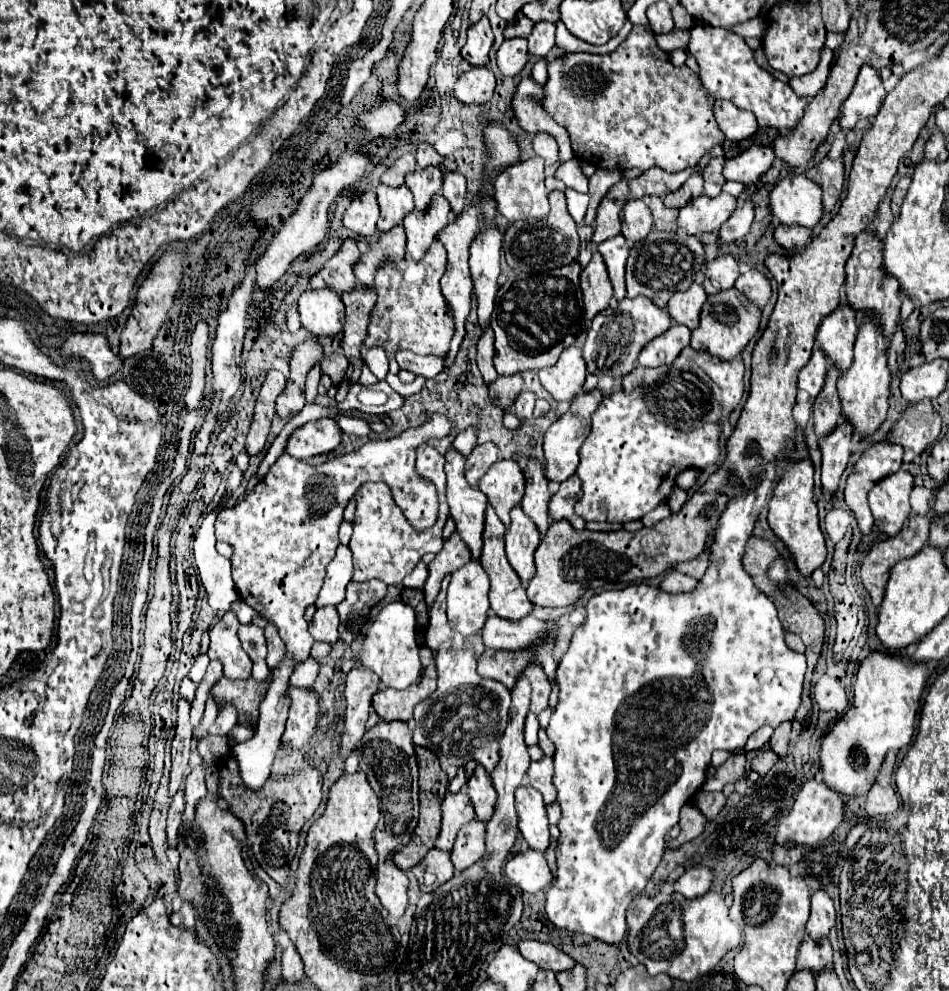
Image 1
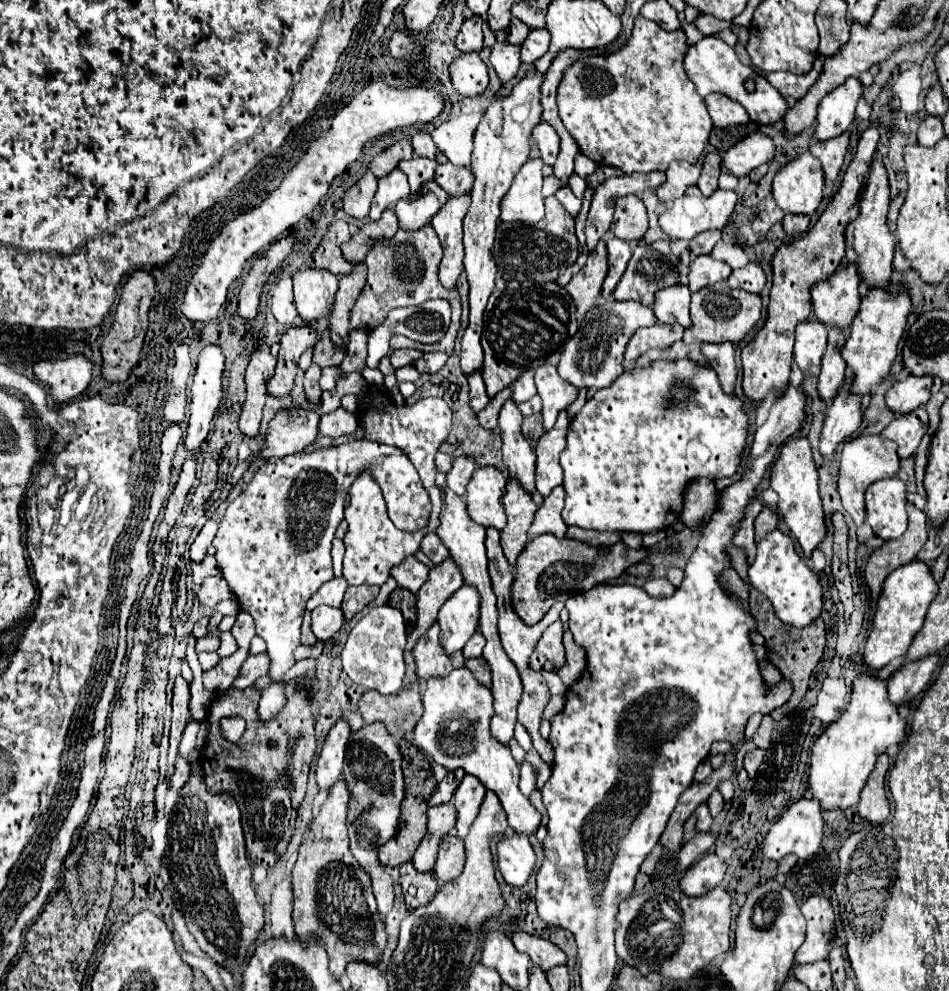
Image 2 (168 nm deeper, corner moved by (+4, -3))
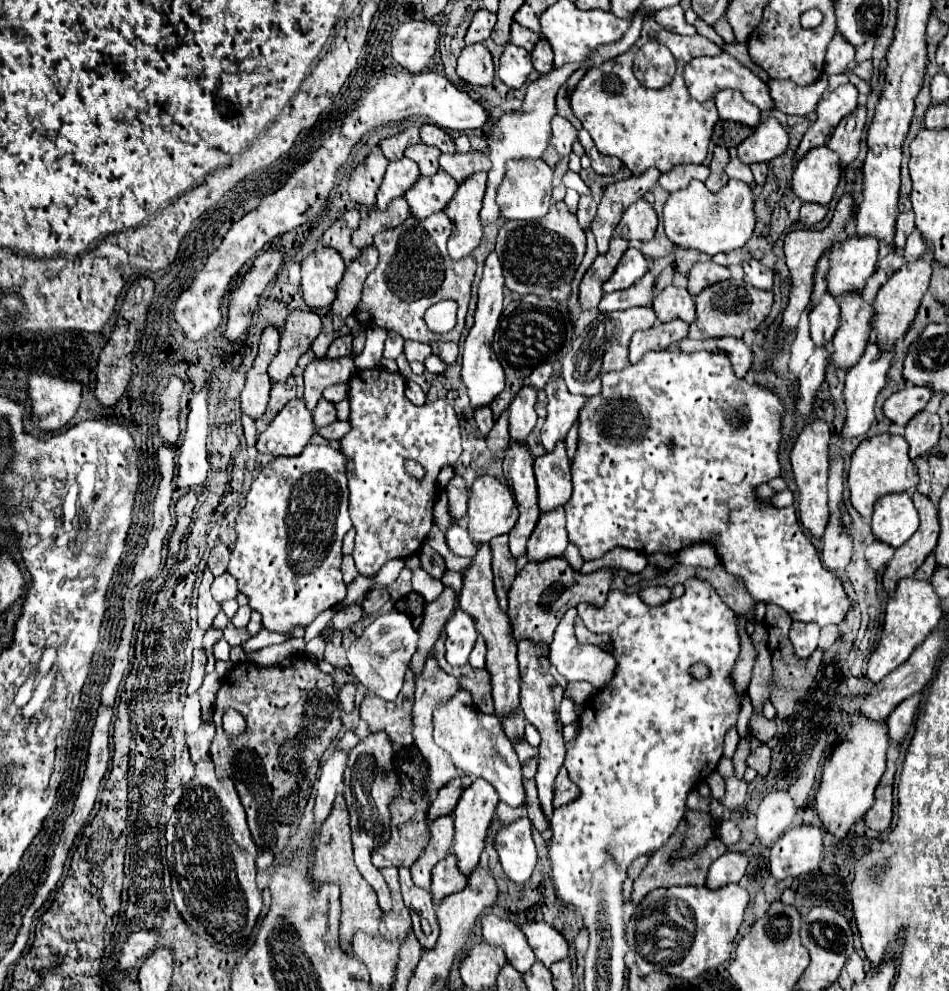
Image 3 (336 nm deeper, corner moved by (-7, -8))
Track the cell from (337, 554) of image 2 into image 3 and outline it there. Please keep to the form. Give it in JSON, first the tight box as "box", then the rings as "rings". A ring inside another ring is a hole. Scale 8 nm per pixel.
{"box":[341,556,359,584],"rings":[[[343,556],[343,566],[341,566],[341,570],[343,570],[343,578],[345,578],[347,584],[349,584],[357,574],[359,574],[357,568],[355,568],[353,556]]]}

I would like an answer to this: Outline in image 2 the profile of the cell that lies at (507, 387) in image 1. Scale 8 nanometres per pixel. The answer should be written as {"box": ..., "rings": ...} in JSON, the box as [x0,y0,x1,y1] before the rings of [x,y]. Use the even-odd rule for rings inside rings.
{"box":[478,389,512,429],"rings":[[[504,389],[504,391],[500,391],[494,399],[490,399],[490,403],[486,405],[486,409],[478,413],[478,423],[480,423],[480,427],[484,427],[484,429],[494,429],[494,427],[496,427],[500,407],[502,407],[502,403],[504,403],[510,395],[512,395],[512,391],[510,391],[510,389]]]}

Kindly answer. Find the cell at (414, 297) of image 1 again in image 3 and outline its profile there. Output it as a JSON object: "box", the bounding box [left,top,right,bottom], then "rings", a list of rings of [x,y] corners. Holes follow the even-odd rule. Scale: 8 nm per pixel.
{"box":[355,212,475,344],"rings":[[[445,212],[429,216],[429,220],[405,220],[399,228],[383,230],[375,236],[373,246],[379,250],[379,264],[367,276],[363,286],[361,302],[355,310],[357,322],[363,326],[377,326],[383,330],[395,330],[405,340],[415,340],[423,344],[433,342],[459,342],[465,328],[467,304],[471,298],[471,284],[475,276],[473,256],[455,262],[447,254],[447,238],[451,234],[451,220]],[[441,300],[455,300],[459,304],[457,326],[449,334],[433,334],[423,322],[423,314],[429,306]]]}

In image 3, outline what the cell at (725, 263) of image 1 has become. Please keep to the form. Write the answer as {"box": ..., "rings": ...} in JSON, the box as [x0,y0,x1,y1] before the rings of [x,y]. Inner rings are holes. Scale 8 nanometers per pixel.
{"box":[687,260,729,296],"rings":[[[703,260],[697,262],[691,270],[689,270],[689,284],[687,290],[691,296],[697,296],[701,290],[705,290],[711,284],[717,284],[721,280],[729,280],[729,268],[727,266],[719,266],[713,260]]]}

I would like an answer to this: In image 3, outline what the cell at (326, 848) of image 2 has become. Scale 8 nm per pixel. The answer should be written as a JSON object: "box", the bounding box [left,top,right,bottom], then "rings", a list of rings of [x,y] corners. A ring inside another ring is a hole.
{"box":[311,794,383,952],"rings":[[[337,794],[331,814],[321,824],[319,842],[315,850],[315,862],[313,862],[313,874],[311,880],[315,886],[321,884],[337,884],[341,888],[341,948],[343,952],[351,950],[351,940],[357,932],[365,932],[367,936],[379,936],[379,924],[383,918],[383,912],[377,902],[377,894],[367,884],[367,880],[361,876],[353,862],[353,848],[351,848],[351,828],[349,828],[349,812],[343,794]]]}

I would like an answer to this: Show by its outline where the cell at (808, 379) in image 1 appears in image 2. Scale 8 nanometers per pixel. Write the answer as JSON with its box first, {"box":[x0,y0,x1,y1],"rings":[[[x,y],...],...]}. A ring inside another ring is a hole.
{"box":[794,317,828,371],"rings":[[[814,317],[796,327],[794,359],[802,371],[810,369],[812,365],[820,365],[820,359],[826,351],[826,335],[828,327],[824,323],[818,323],[818,319]]]}

